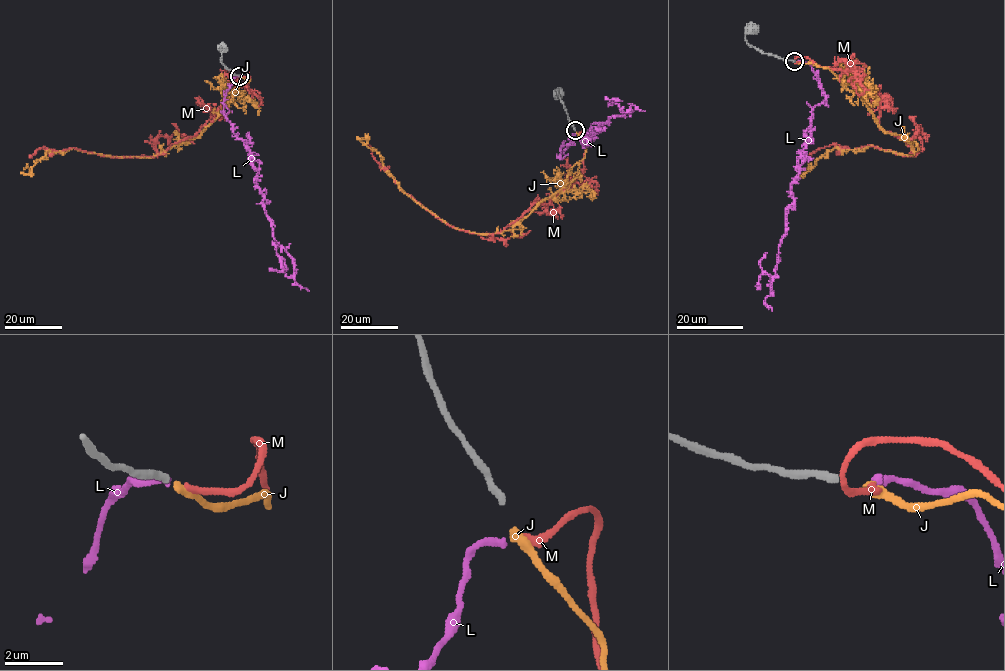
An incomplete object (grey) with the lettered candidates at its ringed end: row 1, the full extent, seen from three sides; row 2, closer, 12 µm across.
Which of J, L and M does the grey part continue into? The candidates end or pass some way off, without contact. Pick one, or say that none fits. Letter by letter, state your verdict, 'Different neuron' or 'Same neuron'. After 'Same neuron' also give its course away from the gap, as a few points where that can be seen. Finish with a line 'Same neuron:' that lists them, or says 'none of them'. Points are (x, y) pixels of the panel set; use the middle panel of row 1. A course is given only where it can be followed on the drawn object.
J: Different neuron
L: Different neuron
M: Same neuron. Its course: (577, 133), (584, 132), (584, 172), (548, 204), (534, 203), (492, 234), (436, 217), (405, 194), (365, 143)
Same neuron: M

